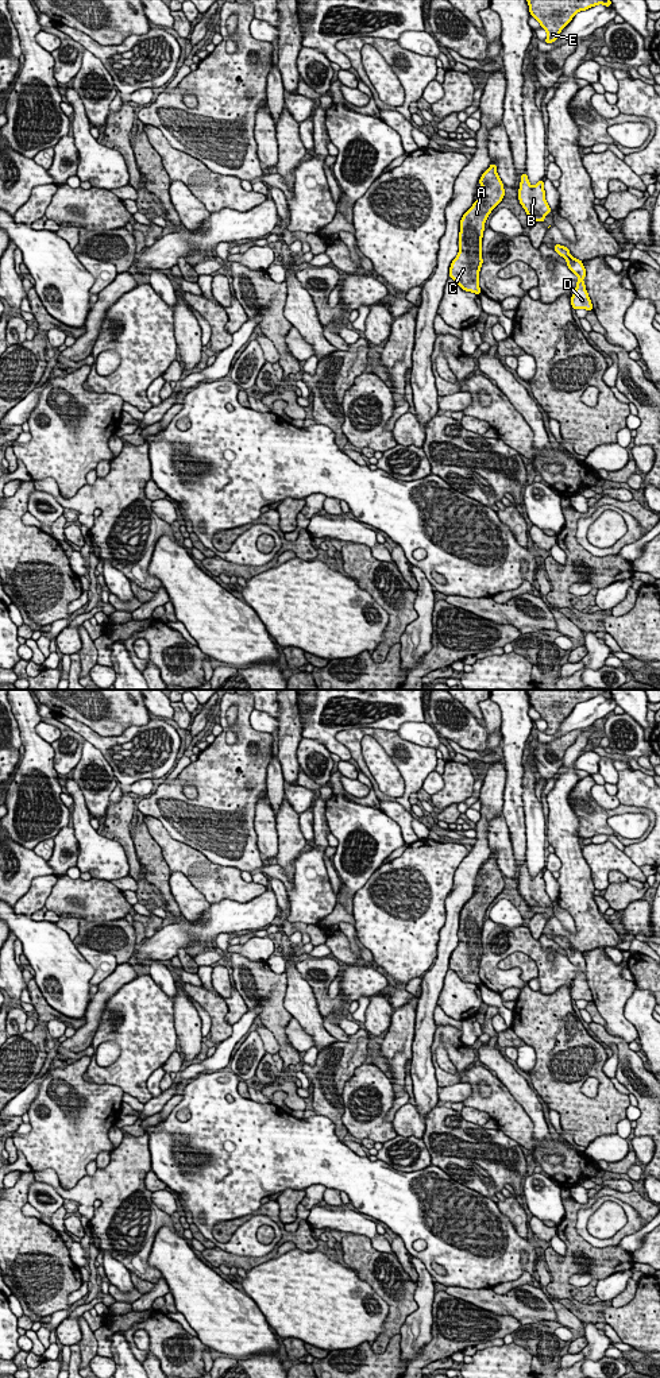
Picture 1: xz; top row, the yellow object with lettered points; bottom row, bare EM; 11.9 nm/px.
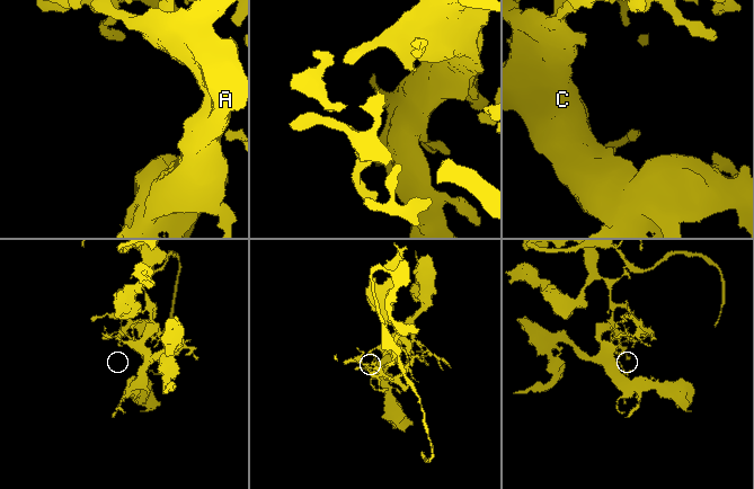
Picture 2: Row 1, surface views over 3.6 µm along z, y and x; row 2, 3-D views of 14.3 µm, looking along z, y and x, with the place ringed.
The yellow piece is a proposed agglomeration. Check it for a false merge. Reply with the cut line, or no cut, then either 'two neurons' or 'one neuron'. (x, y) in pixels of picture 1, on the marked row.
cut none; one neuron

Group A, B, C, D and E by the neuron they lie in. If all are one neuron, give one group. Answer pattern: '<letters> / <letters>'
A B C D E

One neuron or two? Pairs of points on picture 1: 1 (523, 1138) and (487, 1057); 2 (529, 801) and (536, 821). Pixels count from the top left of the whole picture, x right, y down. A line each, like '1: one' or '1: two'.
1: two
2: one

